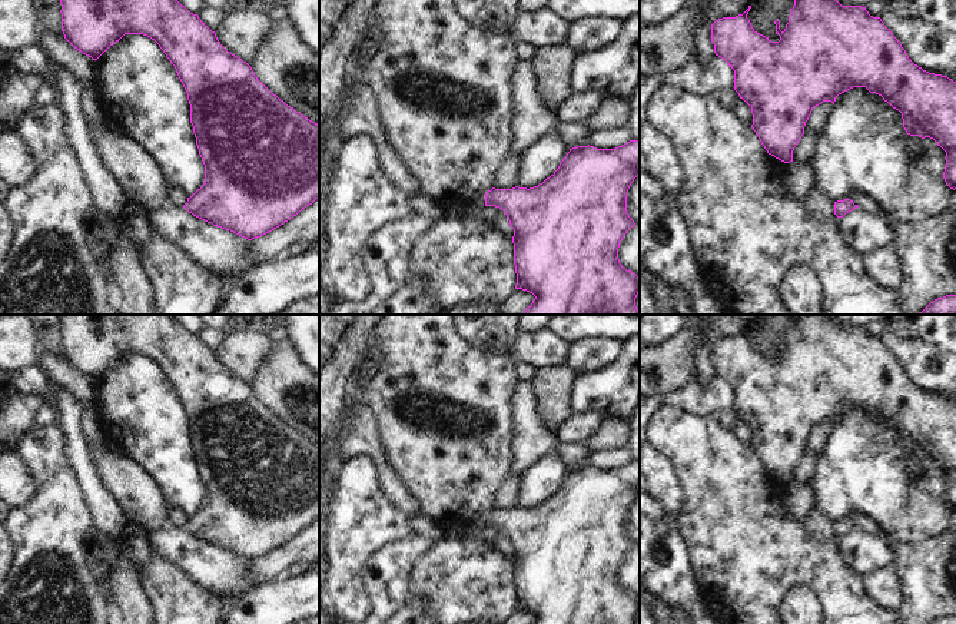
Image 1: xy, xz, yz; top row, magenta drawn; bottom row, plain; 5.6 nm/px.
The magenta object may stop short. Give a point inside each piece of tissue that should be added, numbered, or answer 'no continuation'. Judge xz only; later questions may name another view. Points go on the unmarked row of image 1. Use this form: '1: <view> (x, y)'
1: xz (470, 528)

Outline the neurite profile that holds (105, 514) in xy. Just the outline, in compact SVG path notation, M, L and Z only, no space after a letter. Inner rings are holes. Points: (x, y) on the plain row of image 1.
M54 385L47 399L59 414L57 425L62 432L63 455L82 494L92 528L112 540L123 540L129 530L127 520L96 472L89 444L82 434L80 405L69 392Z

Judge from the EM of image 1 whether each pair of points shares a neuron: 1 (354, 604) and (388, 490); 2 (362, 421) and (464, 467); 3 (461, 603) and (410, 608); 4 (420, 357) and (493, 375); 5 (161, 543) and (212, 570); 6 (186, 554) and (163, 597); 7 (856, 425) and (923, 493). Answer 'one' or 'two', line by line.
1: two
2: two
3: two
4: one
5: one
6: two
7: one

